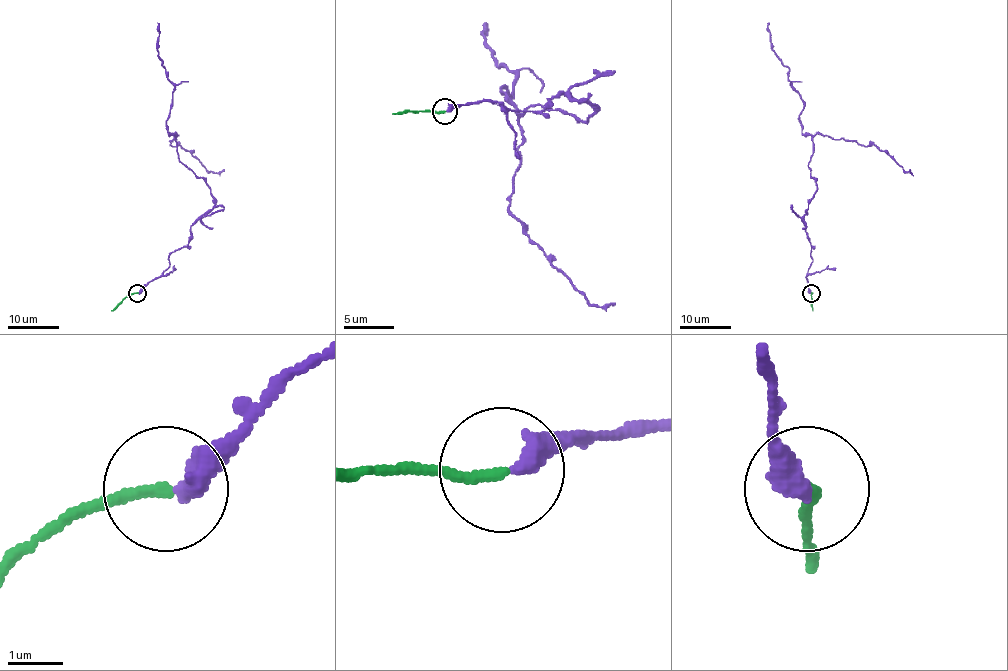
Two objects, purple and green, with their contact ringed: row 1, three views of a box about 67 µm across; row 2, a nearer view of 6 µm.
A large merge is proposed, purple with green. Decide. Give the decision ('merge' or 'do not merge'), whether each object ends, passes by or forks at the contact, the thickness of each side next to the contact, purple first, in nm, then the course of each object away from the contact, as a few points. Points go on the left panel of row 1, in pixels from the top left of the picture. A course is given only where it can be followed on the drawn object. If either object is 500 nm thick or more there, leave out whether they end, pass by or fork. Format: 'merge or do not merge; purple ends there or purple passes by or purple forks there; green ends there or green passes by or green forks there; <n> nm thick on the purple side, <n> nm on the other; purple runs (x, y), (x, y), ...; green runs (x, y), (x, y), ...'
do not merge; purple ends there; green ends there; 420 nm thick on the purple side, 200 nm on the other; purple runs (138, 293), (214, 204), (168, 132), (174, 86), (158, 23); green runs (137, 293), (128, 294), (111, 311)

